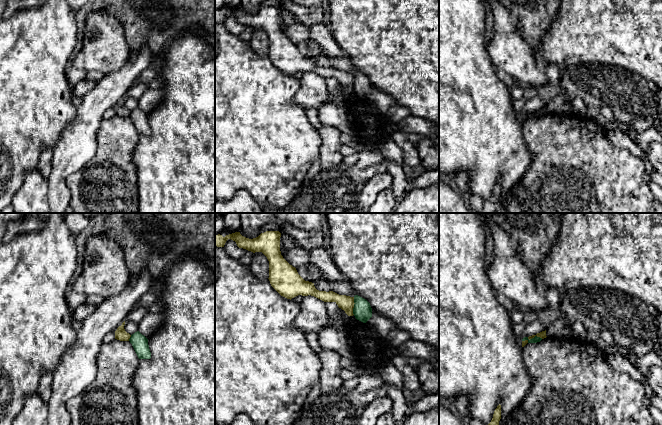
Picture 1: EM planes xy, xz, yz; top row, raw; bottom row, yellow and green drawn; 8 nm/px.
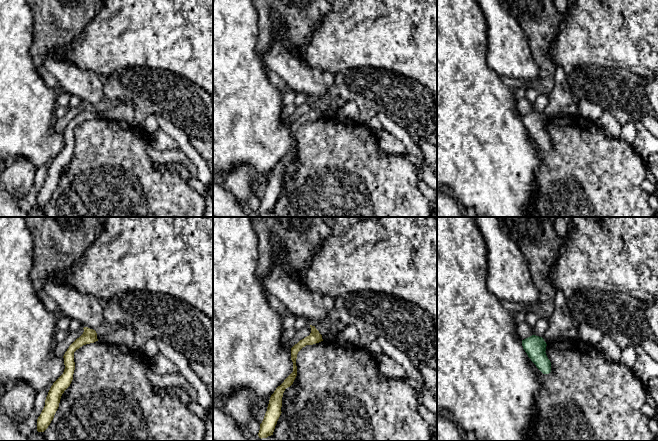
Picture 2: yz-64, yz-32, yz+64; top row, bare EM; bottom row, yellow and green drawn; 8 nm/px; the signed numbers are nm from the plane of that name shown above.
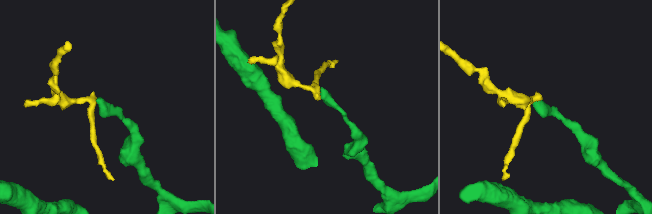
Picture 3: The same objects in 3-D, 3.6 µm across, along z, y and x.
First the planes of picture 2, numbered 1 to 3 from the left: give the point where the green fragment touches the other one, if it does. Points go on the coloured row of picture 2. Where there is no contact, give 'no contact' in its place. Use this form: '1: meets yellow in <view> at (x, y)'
1: no contact
2: no contact
3: no contact

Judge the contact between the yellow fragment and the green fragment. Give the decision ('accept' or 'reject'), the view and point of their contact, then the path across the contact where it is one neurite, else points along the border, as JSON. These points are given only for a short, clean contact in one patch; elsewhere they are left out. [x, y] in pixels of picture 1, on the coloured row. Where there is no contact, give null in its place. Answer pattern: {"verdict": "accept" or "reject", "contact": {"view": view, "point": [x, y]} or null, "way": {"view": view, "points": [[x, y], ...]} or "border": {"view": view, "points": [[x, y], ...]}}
{"verdict": "reject", "contact": {"view": "yz", "point": [532, 337]}, "border": {"view": "yz", "points": [[542, 338], [534, 336], [522, 341]]}}

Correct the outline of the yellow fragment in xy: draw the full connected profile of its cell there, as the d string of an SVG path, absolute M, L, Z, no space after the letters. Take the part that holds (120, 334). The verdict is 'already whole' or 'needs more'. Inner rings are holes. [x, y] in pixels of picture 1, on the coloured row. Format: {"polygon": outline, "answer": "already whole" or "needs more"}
{"polygon": "M125 321L115 331L115 339L120 341L129 341L131 335L125 331L124 325L125 325Z", "answer": "already whole"}

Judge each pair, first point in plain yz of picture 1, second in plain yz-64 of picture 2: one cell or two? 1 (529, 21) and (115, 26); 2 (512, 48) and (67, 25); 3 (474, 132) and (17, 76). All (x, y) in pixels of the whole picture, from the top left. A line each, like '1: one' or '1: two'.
1: two
2: two
3: one

